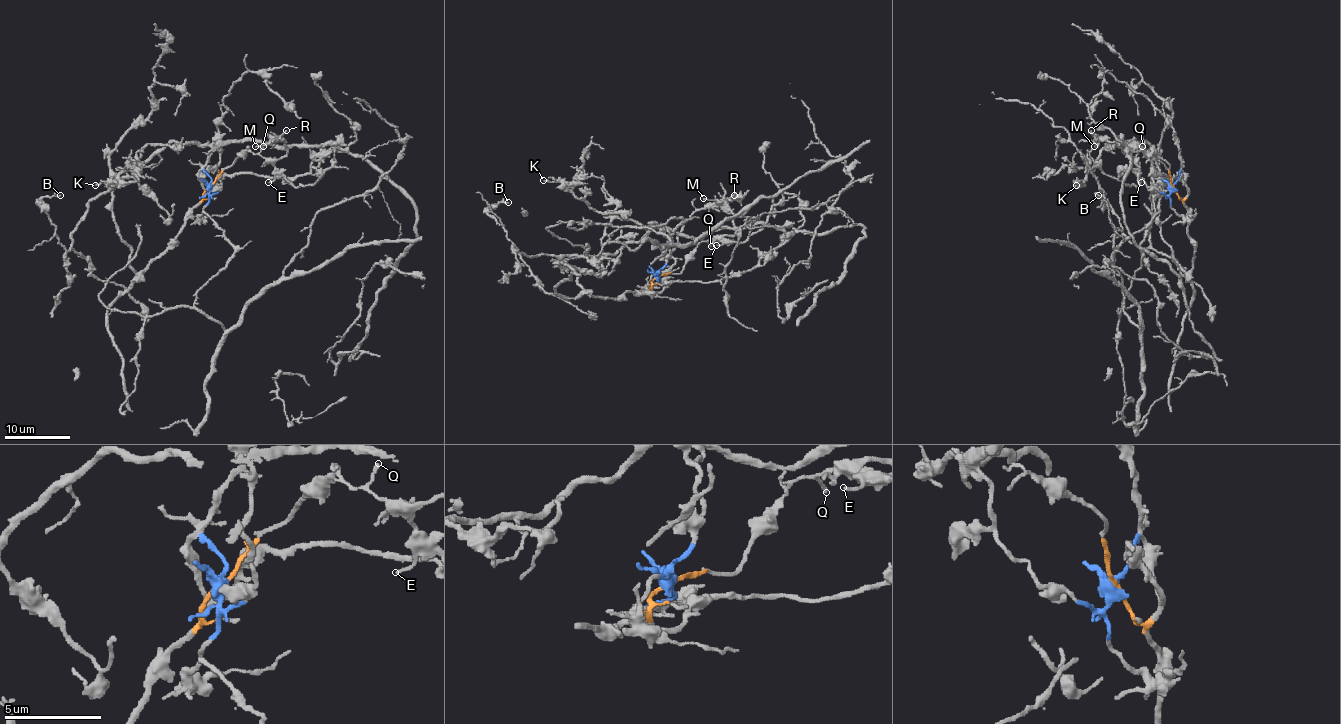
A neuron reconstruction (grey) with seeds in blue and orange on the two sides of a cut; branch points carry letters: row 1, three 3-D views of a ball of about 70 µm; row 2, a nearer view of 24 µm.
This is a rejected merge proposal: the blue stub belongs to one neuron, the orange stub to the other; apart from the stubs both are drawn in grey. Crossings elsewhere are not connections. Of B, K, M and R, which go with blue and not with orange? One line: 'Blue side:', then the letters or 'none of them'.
Blue side: B, K, M, R

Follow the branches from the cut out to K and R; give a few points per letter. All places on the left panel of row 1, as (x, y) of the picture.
K: (209, 186), (211, 194), (221, 186), (219, 155), (214, 148), (193, 143), (149, 143), (116, 181), (95, 186)
R: (209, 186), (211, 194), (221, 186), (217, 170), (222, 147), (242, 140), (284, 147), (279, 139), (286, 130)

